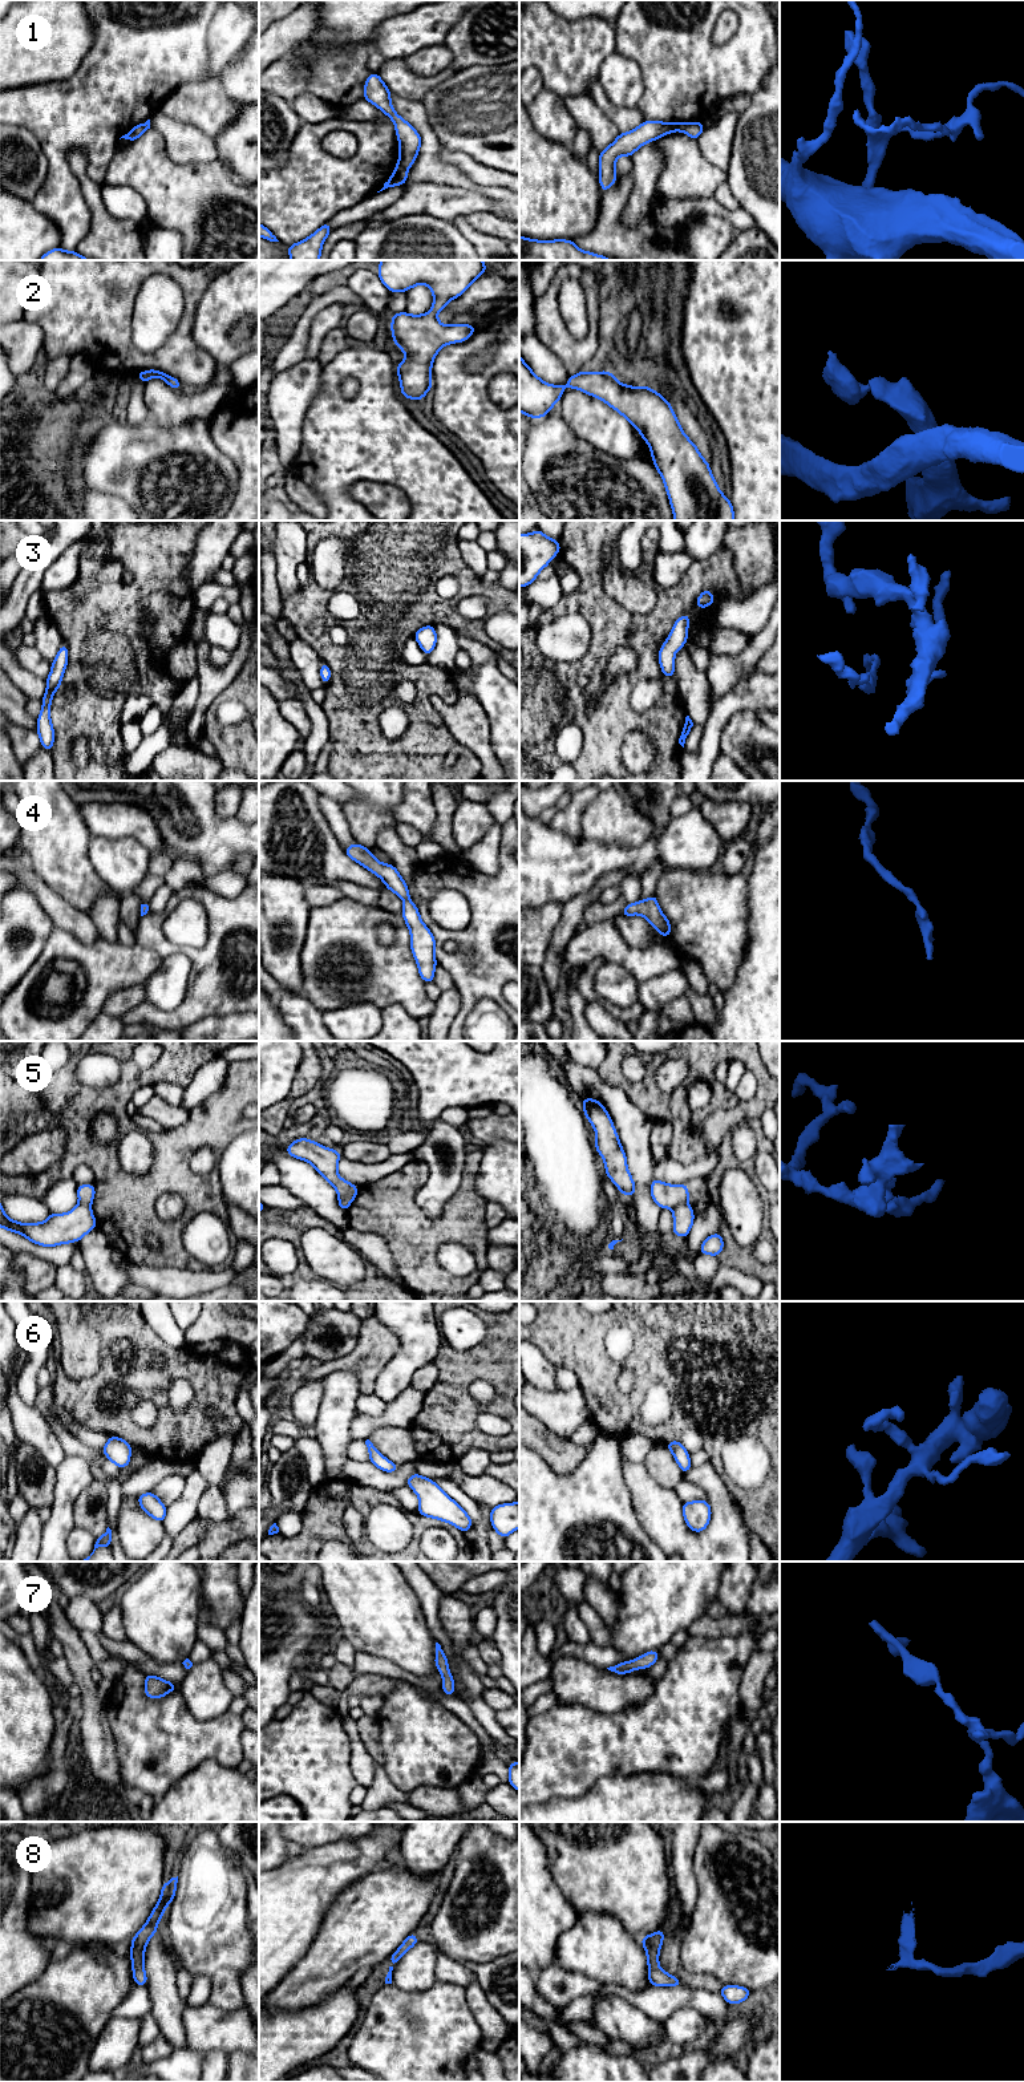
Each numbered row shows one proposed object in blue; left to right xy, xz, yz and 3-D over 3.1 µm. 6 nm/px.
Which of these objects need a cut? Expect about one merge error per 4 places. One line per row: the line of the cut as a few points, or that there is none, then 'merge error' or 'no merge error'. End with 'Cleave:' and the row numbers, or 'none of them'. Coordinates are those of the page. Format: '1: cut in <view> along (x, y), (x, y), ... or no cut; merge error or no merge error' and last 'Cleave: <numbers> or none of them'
1: cut in xz along (399, 162), (407, 169); merge error
2: no cut; no merge error
3: no cut; no merge error
4: no cut; no merge error
5: cut in yz along (685, 1202), (672, 1210); merge error
6: no cut; no merge error
7: no cut; no merge error
8: no cut; no merge error
Cleave: 1, 5

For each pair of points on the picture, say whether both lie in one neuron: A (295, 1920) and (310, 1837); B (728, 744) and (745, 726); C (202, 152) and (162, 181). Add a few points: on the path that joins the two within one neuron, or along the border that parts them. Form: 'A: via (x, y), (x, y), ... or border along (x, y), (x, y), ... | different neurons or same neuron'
A: border along (339, 1838), (306, 1848) | different neurons
B: via (732, 740), (741, 730) | same neuron
C: border along (164, 142), (166, 153), (177, 162), (217, 161) | different neurons

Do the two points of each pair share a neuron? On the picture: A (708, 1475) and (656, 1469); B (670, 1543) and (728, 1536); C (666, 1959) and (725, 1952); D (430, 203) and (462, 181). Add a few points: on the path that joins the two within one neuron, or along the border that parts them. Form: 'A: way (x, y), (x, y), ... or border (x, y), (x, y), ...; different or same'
A: border (684, 1474), (682, 1477); different
B: way (684, 1543), (713, 1543); same
C: border (688, 1927), (680, 1963), (692, 1973), (707, 1975); different
D: border (423, 181), (473, 189), (484, 194); different

